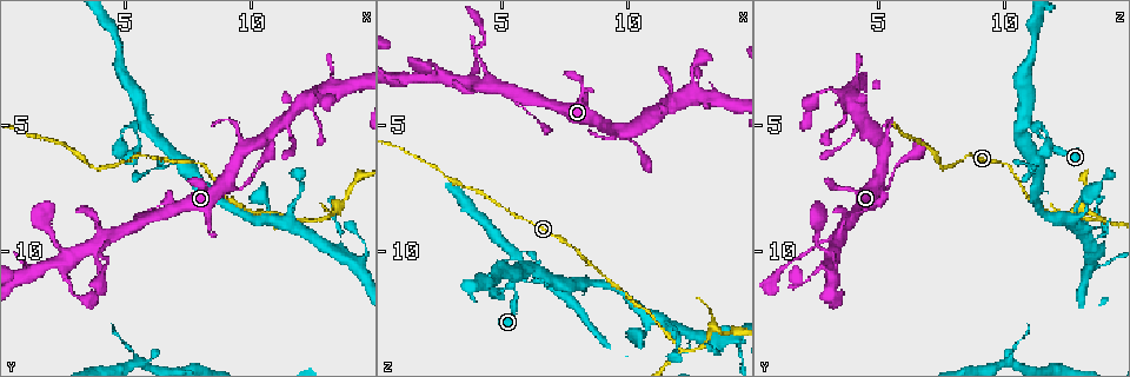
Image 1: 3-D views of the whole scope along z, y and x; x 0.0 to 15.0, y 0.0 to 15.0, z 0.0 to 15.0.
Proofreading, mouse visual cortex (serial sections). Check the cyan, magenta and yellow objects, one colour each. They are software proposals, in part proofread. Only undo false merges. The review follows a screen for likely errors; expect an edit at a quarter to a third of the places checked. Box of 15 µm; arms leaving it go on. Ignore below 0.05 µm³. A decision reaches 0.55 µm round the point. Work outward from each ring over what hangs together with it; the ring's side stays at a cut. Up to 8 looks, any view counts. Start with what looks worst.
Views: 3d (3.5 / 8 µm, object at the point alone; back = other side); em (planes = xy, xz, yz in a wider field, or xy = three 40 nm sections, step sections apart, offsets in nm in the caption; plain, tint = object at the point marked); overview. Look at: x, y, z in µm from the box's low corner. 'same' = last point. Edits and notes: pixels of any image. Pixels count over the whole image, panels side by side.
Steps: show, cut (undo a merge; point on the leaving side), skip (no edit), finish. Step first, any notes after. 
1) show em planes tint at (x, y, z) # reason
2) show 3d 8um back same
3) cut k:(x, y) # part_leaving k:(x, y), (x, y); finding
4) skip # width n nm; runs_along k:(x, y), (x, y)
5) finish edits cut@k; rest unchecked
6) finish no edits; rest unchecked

show 3d 8um at (12.1, 8.8, 13.9) # three-way junction

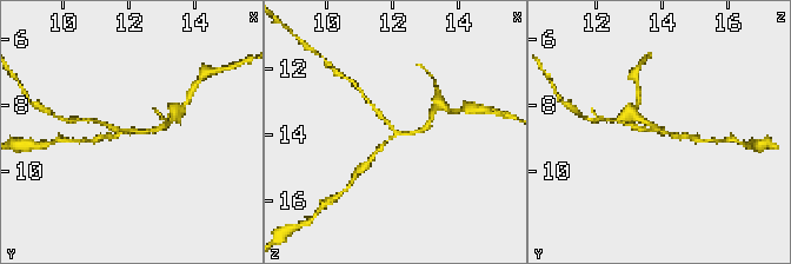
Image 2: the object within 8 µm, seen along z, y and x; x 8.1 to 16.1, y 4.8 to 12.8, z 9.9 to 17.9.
show em xy step 1 tint at (12.2, 8.8, 13.9) # now the EM

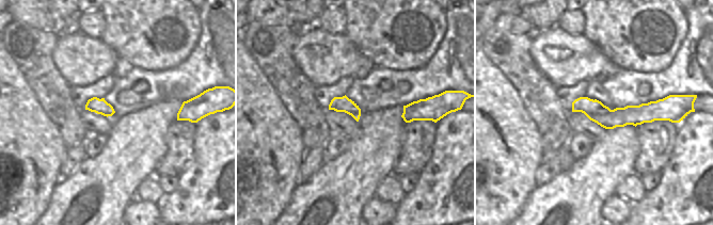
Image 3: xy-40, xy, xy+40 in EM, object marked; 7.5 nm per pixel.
cut 2:(164, 126) # arm_widths 150, 200, 200 nm; a second cell is stuck on

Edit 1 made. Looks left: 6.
show 3d 3.5um back at (9.2, 7.4, 5.0) # thin arm on a thick one

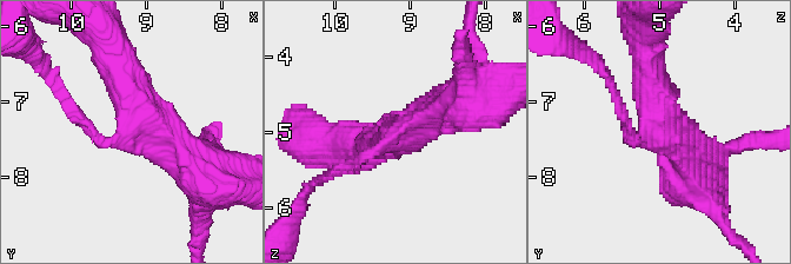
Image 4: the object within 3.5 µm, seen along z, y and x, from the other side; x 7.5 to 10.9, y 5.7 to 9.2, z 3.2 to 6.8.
show em xy step 3 tint at (9.25, 7.35, 5.05) # arms 3; arm_widths 150, 400, 500 nm; now the EM

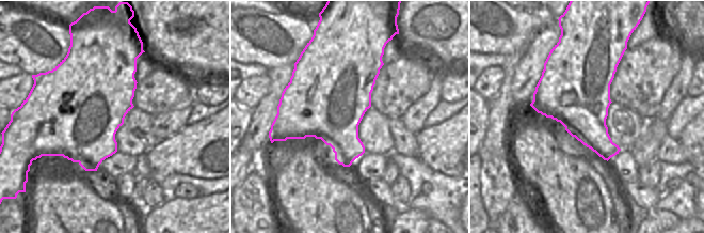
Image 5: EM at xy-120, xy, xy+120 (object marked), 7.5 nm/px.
cut 4:(77, 119) # part_leaving 4:(111, 140), (95, 137), (41, 64); a second cell is stuck on

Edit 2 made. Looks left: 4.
finish edits cut@2, cut@4; rest unchecked

